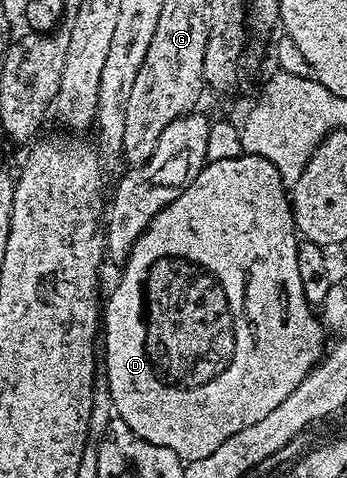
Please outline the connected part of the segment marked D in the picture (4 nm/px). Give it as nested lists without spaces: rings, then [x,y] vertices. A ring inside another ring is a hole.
[[[241,153],[240,158],[220,158],[209,161],[208,165],[204,167],[198,177],[194,180],[194,184],[190,184],[190,188],[186,188],[186,192],[182,192],[182,196],[178,196],[178,200],[174,200],[168,205],[162,213],[156,217],[155,221],[151,223],[145,230],[143,237],[135,243],[132,249],[132,255],[128,262],[125,263],[124,275],[120,278],[120,283],[112,290],[112,295],[107,295],[106,307],[104,310],[104,337],[106,336],[106,370],[108,372],[108,383],[106,389],[112,395],[115,413],[125,422],[126,425],[131,426],[136,434],[142,436],[142,440],[147,442],[157,442],[162,448],[170,448],[174,453],[179,454],[181,459],[191,460],[193,458],[205,458],[210,456],[210,452],[214,452],[214,448],[218,448],[226,440],[230,440],[230,436],[234,436],[234,432],[242,432],[242,428],[246,428],[250,424],[254,424],[258,420],[262,420],[262,416],[269,415],[274,412],[274,408],[278,408],[278,404],[282,404],[284,400],[296,388],[298,388],[301,381],[308,377],[313,366],[320,361],[322,355],[325,353],[326,345],[324,346],[324,334],[326,335],[325,327],[322,325],[321,319],[316,318],[313,307],[307,302],[306,296],[303,294],[302,279],[298,272],[298,264],[296,263],[296,252],[298,247],[298,231],[296,229],[296,221],[292,219],[292,204],[286,197],[286,185],[282,176],[278,172],[278,168],[274,163],[268,159],[262,159],[253,154]]]

